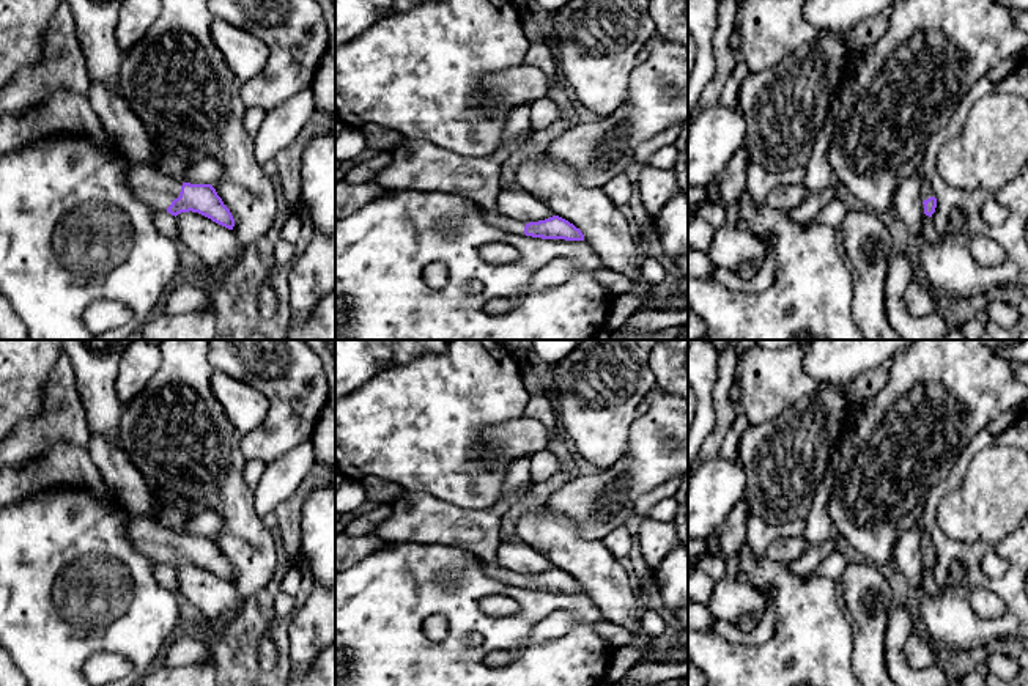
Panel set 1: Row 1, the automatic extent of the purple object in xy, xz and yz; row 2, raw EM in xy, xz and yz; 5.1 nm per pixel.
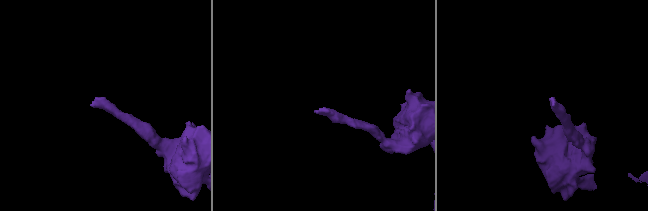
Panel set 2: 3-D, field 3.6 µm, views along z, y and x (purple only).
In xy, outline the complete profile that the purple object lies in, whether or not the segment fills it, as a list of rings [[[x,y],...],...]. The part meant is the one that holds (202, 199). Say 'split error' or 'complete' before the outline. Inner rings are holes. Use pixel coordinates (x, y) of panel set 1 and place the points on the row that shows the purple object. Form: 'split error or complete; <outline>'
split error; [[[134,167],[128,170],[131,190],[139,200],[172,216],[198,212],[213,222],[233,230],[235,219],[211,184],[179,183],[154,168]]]

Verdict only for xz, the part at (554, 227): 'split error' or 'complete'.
split error

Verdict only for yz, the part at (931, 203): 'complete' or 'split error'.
split error

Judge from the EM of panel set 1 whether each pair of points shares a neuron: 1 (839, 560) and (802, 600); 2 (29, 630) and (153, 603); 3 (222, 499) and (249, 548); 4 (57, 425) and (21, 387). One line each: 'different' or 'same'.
1: different
2: same
3: same
4: different

